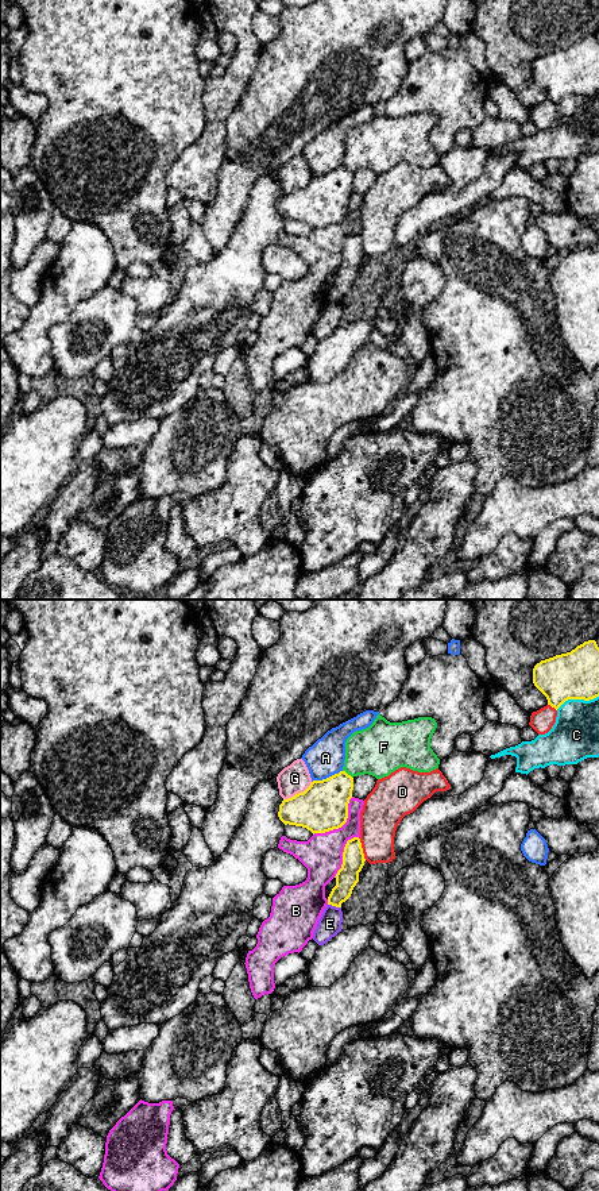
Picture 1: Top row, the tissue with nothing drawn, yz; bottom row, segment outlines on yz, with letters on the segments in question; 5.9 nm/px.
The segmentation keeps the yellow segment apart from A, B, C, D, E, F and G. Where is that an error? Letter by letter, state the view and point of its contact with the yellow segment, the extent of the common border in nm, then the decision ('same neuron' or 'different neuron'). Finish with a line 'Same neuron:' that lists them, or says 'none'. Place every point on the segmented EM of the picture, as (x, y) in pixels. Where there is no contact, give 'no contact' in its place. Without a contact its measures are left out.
A: yz (327, 778) | 200 nm | different neuron
B: yz (341, 825) | 340 nm | different neuron
C: yz (576, 698) | 260 nm | different neuron
D: yz (362, 848) | 140 nm | different neuron
E: yz (335, 905) | 80 nm | different neuron
F: yz (347, 774) | 80 nm | different neuron
G: yz (298, 793) | 200 nm | different neuron
Same neuron: none

